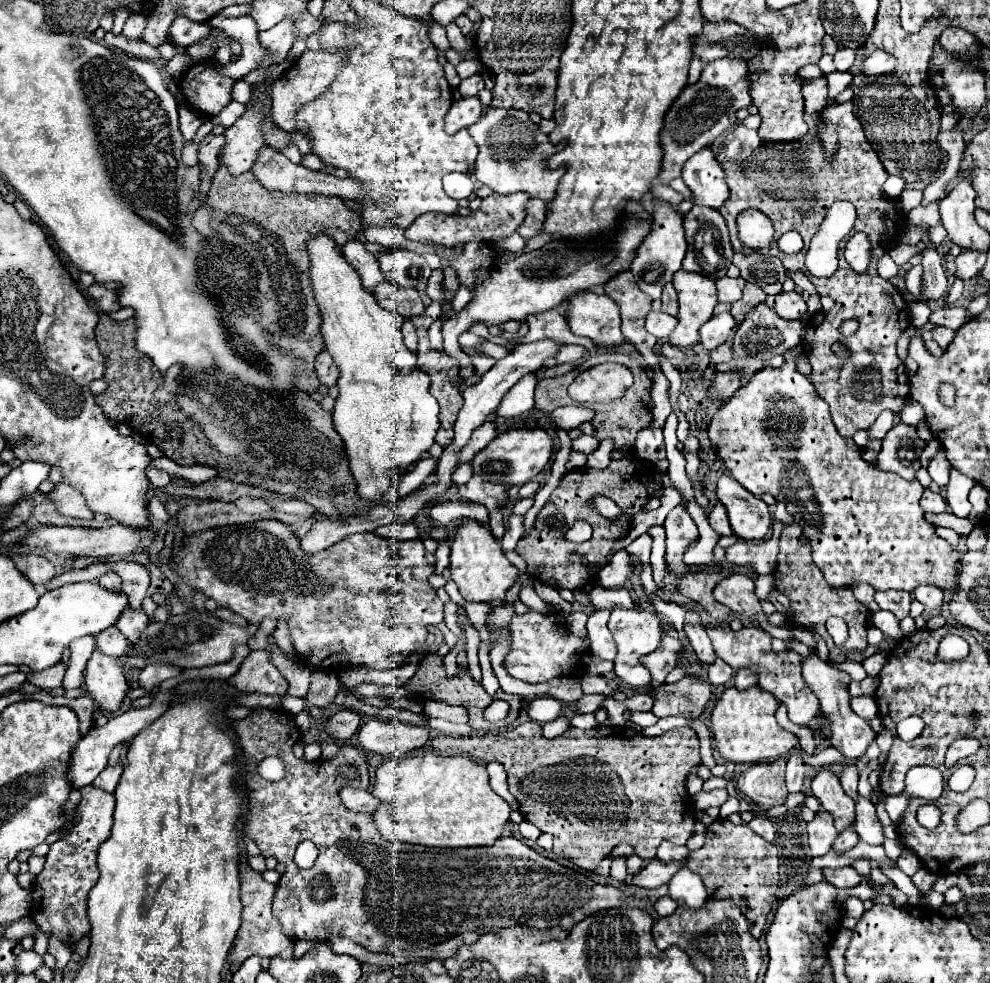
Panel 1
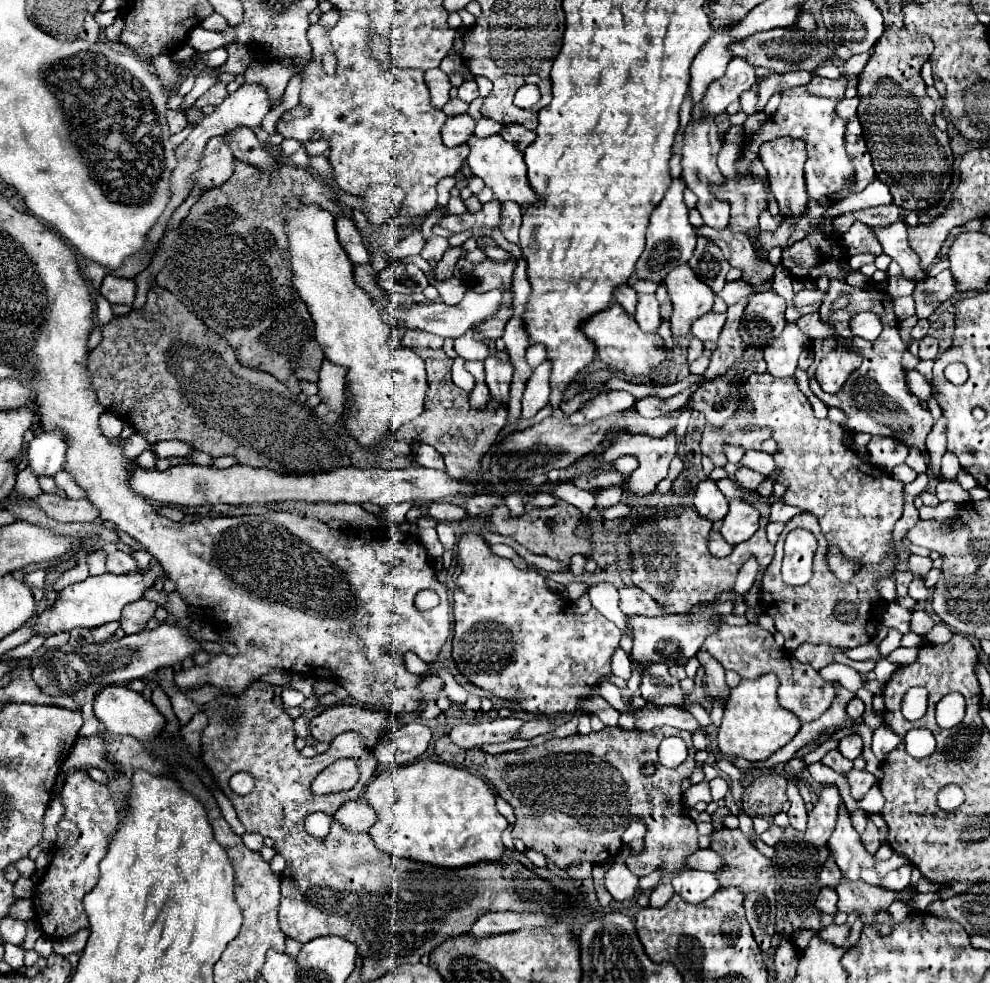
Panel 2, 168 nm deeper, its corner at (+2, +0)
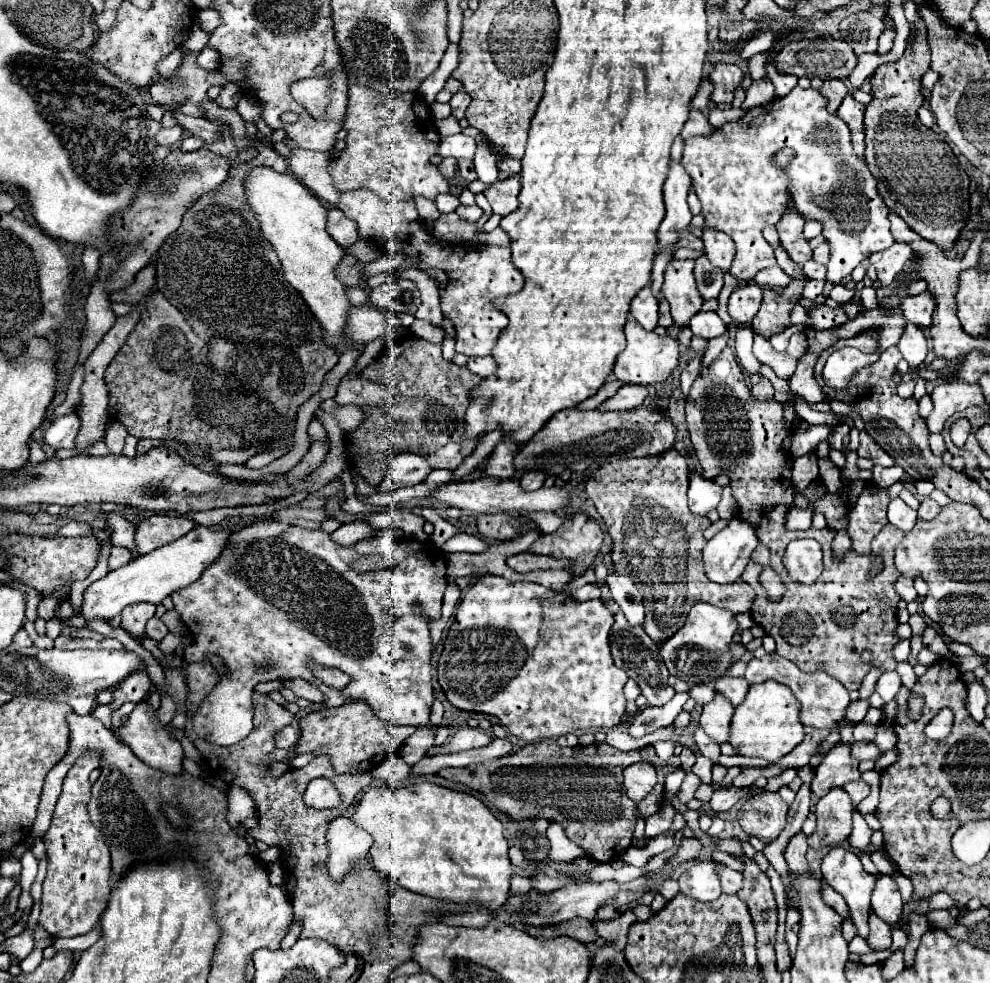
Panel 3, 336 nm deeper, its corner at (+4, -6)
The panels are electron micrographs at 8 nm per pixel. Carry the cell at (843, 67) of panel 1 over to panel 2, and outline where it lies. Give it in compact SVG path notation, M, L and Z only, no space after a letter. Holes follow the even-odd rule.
M866 52L866 54L854 54L850 60L844 62L844 72L846 72L848 76L860 74L862 68L866 66L866 60L868 60L868 58L870 58L870 52Z

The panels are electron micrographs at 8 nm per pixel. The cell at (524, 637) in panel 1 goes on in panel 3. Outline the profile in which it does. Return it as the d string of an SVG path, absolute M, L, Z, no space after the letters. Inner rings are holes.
M480 576L476 584L468 586L456 612L456 620L446 636L444 650L438 658L438 684L442 686L448 702L462 710L462 712L478 712L488 714L494 718L500 718L500 724L510 728L510 732L516 738L522 738L526 742L540 742L546 738L558 738L562 734L582 734L582 732L596 732L596 730L608 730L620 724L620 716L626 712L626 698L624 698L624 684L628 682L628 674L614 666L610 656L610 626L614 622L612 612L606 608L602 600L588 600L588 602L576 602L568 592L554 592L540 584L532 582L510 582L500 576Z

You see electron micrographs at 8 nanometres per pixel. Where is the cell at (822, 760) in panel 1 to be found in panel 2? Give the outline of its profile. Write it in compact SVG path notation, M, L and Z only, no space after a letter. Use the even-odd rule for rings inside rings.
M766 674L756 680L742 680L736 688L730 690L730 698L726 700L724 720L718 728L718 748L726 758L744 758L748 762L762 762L786 746L796 732L800 730L800 720L782 710L776 698L778 678L774 674Z

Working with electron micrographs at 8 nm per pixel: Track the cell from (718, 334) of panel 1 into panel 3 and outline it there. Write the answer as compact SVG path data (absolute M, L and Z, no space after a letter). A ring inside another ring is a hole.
M700 310L700 314L696 314L696 316L692 316L690 328L696 336L702 336L706 340L712 340L726 332L726 324L722 322L722 318L716 312L704 312L704 310Z

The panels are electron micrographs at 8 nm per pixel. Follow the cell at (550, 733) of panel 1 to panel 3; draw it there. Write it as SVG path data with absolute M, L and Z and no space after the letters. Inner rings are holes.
M460 728L448 744L440 746L440 748L430 748L428 754L436 754L436 752L444 752L444 750L452 750L452 752L460 752L460 750L472 750L472 748L482 748L488 746L492 742L492 736L488 736L486 732L478 730L478 728Z

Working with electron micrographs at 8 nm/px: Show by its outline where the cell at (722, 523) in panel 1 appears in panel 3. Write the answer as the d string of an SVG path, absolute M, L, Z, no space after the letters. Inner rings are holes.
M688 472L688 506L694 514L708 514L712 508L718 506L722 488L712 480L706 480L700 472Z

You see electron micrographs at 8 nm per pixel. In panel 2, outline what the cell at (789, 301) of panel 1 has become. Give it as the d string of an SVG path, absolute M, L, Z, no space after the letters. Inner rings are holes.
M800 290L798 294L794 294L794 304L800 314L810 314L820 308L822 298L824 294L818 290Z

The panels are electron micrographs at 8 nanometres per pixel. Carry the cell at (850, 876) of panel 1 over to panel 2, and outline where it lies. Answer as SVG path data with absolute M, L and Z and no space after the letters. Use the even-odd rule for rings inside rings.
M842 876L838 886L836 886L836 892L840 896L840 902L838 902L840 912L858 910L858 912L862 912L864 924L870 924L870 916L878 908L888 908L896 900L896 896L900 896L902 890L898 890L898 892L880 890L880 886L872 886L872 884L864 884L864 882L852 882L852 880Z

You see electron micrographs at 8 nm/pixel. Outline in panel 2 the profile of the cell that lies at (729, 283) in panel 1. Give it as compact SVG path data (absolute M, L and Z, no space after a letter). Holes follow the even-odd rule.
M734 280L734 282L728 282L728 284L718 292L718 296L720 296L728 306L732 306L732 304L736 304L738 300L748 298L750 292L752 292L752 286L750 286L750 284L746 284L744 280Z

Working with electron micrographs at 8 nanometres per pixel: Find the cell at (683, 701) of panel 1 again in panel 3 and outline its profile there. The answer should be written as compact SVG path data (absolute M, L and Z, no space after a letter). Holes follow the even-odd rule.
M747 651L740 660L736 661L736 663L732 663L730 668L726 671L726 675L728 674L731 677L742 677L744 676L746 666L748 662L754 658L753 652Z

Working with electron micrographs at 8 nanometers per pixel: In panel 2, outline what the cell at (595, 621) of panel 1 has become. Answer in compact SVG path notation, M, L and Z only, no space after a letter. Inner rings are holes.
M616 648L616 652L612 654L612 672L616 676L620 676L622 680L630 678L630 660L628 660L628 654L624 654L622 648Z

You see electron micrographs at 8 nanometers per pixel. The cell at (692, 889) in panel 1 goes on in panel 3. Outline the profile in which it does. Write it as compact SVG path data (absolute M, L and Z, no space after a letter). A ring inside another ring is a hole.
M692 860L690 866L678 876L680 892L700 902L716 900L722 894L716 860Z

